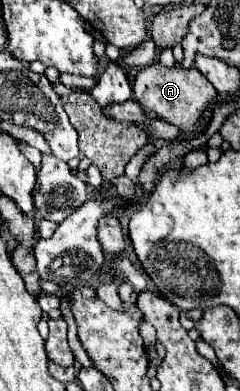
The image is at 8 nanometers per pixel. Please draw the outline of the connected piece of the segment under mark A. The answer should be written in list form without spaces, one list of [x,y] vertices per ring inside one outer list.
[[[154,62],[136,74],[132,92],[134,92],[134,98],[140,102],[140,106],[156,112],[158,118],[174,124],[176,128],[180,128],[184,132],[192,132],[200,122],[202,110],[208,108],[212,104],[212,100],[216,100],[214,86],[198,70],[182,68],[178,64],[168,68],[160,62]]]

